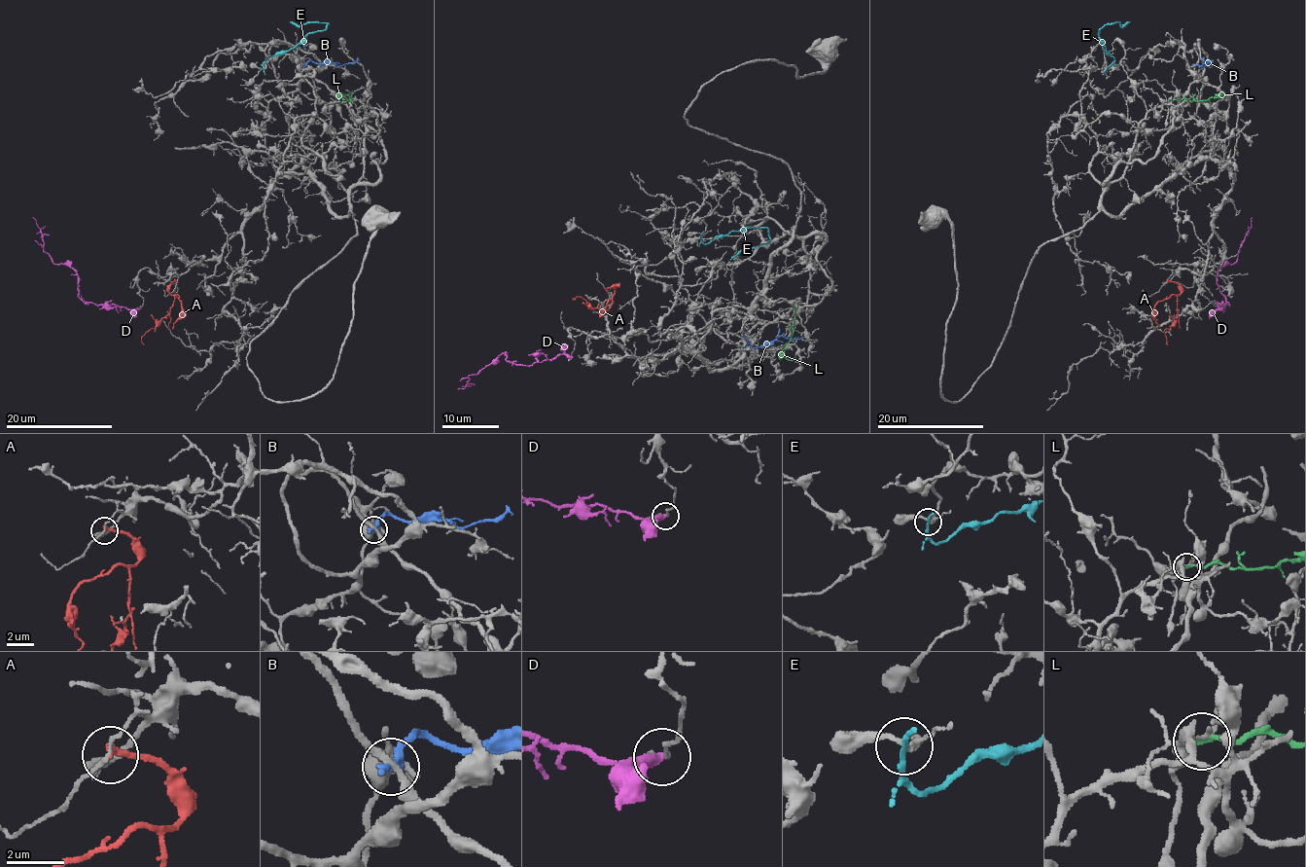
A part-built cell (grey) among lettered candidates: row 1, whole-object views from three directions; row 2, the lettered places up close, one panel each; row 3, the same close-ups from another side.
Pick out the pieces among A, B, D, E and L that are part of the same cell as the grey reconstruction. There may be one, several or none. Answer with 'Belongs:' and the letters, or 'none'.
Belongs: none

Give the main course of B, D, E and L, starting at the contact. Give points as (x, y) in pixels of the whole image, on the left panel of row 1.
B: (305, 67), (309, 60), (337, 65), (360, 60)
D: (139, 308), (83, 301), (78, 274), (67, 265), (52, 261), (43, 250), (42, 232), (32, 217)
E: (264, 68), (266, 60), (295, 48), (306, 36), (327, 28), (327, 22), (299, 25), (290, 21)
L: (350, 100), (339, 96), (352, 90)

